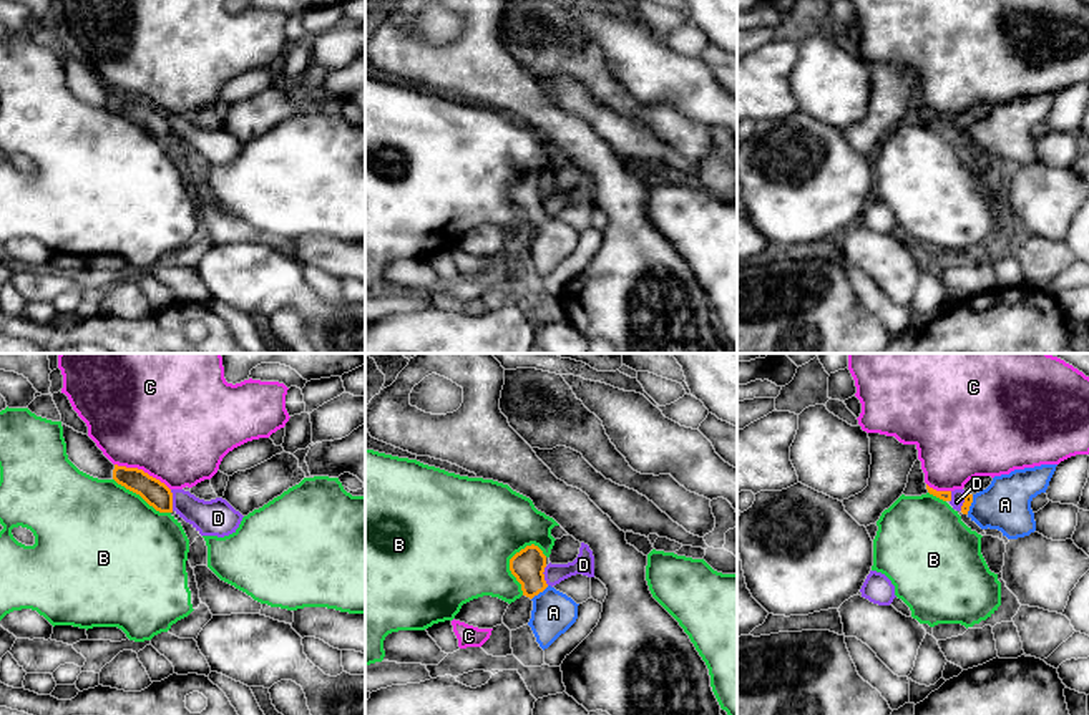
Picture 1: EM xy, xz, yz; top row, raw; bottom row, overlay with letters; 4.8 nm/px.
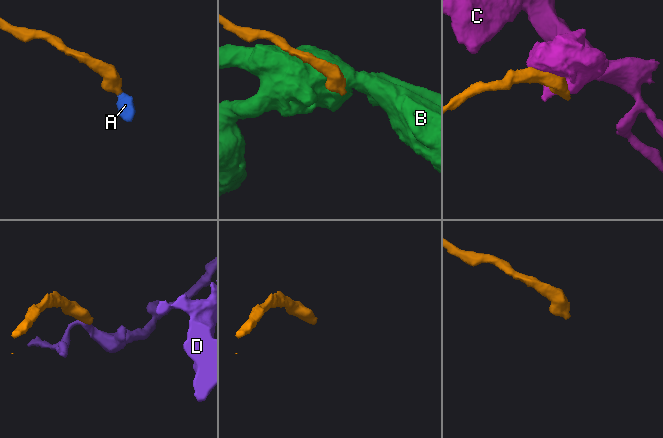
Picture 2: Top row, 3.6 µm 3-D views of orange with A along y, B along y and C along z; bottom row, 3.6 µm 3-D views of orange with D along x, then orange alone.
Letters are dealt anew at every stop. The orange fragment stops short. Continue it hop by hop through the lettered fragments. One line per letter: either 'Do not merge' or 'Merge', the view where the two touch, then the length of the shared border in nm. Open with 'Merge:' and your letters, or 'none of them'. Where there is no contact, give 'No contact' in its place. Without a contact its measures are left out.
Merge: A
A: Merge. Touches orange in xz. Shared border 110 nm
B: Do not merge. Touches orange in xz. Shared border 260 nm
C: Do not merge. Touches orange in xy. Shared border 300 nm
D: Do not merge. Touches orange in xy. Shared border 110 nm

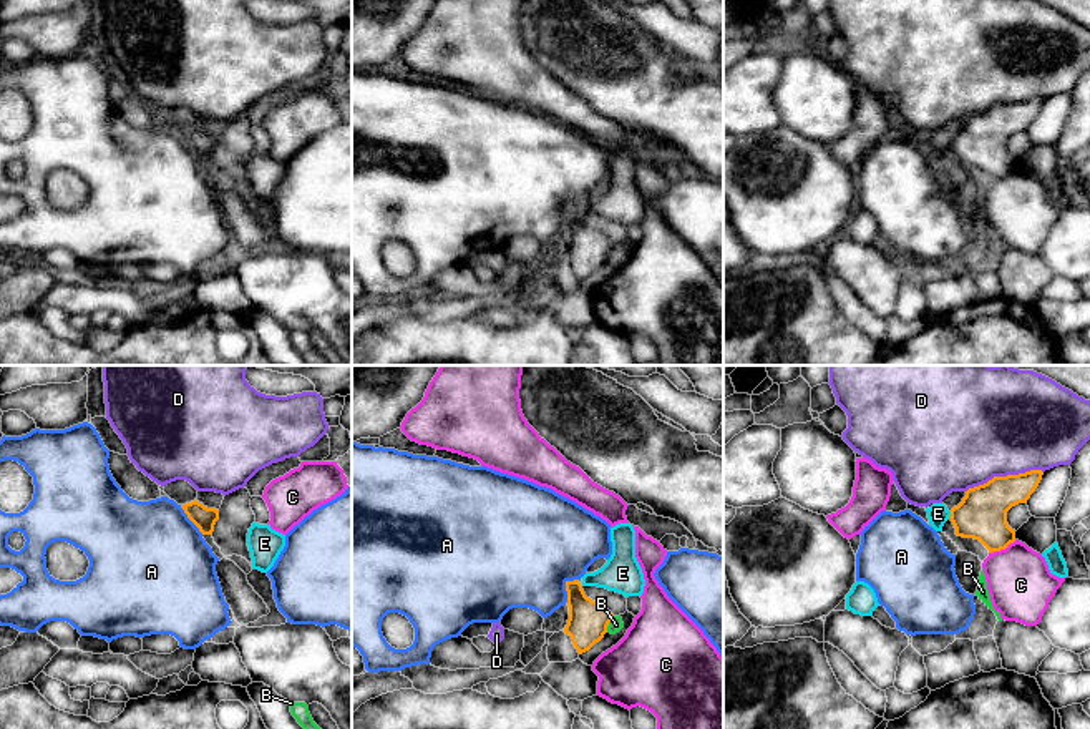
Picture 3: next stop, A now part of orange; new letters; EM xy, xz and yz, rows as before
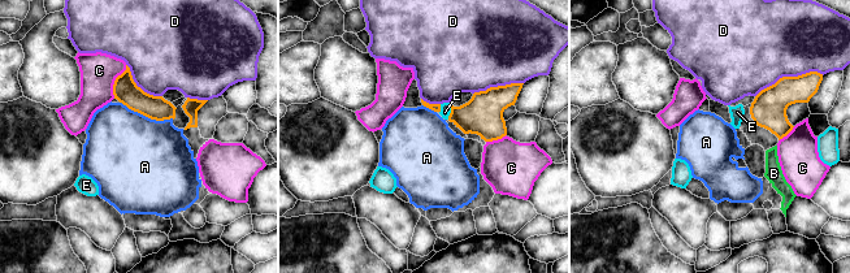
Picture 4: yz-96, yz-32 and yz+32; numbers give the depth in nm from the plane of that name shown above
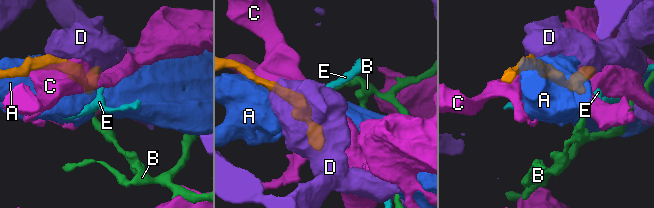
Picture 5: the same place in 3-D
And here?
Merge: none of them
A: Do not merge. Touches orange in xz. Shared border 130 nm
B: Do not merge. Touches orange in xz. Shared border 90 nm
C: Do not merge. Touches orange in yz. Shared border 150 nm
D: Do not merge. Touches orange in yz. Shared border 400 nm
E: Do not merge. Touches orange in yz. Shared border 40 nm

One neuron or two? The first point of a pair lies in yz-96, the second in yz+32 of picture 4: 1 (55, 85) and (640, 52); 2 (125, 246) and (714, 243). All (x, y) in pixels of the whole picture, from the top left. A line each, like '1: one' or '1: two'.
1: one
2: one

